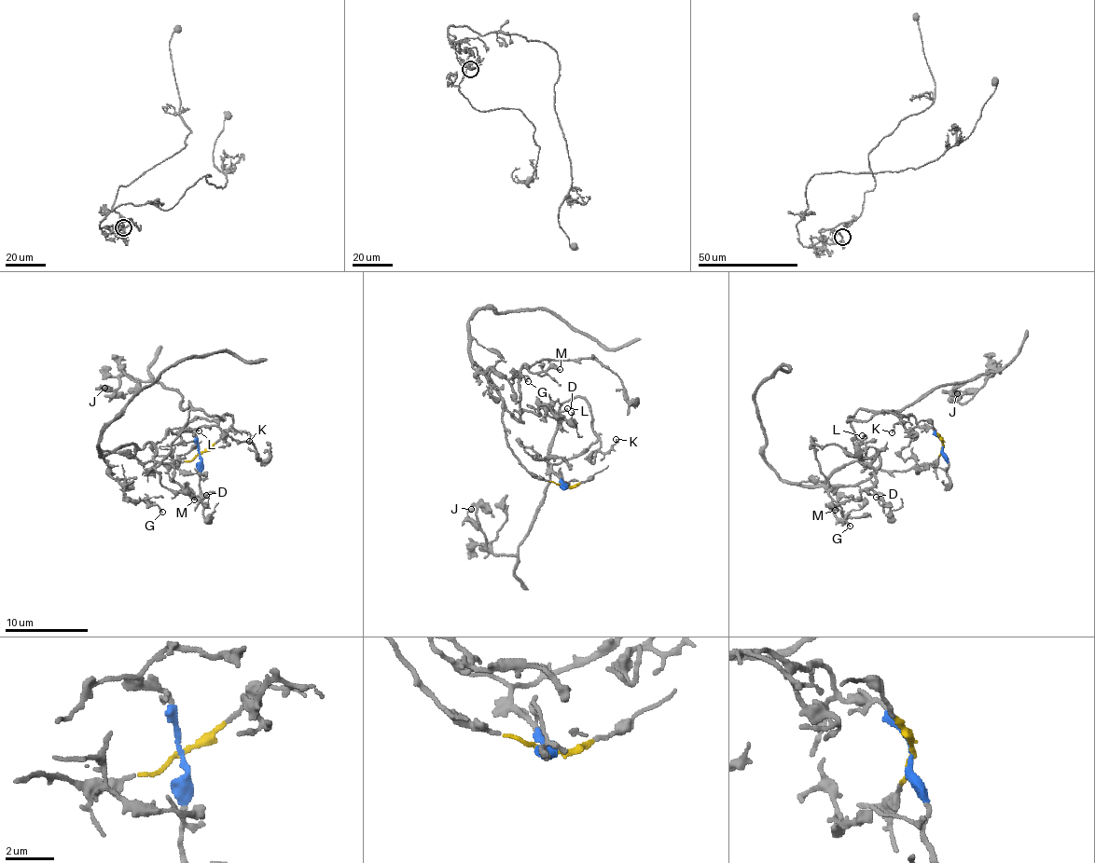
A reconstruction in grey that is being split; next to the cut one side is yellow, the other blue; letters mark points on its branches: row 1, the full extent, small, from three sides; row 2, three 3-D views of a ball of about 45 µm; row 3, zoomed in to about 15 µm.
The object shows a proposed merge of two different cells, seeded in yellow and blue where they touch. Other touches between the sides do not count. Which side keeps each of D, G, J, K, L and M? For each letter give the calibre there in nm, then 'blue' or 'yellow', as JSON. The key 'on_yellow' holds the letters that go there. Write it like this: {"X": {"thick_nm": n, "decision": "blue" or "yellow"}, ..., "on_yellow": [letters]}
{"D": {"thick_nm": 110, "decision": "yellow"}, "G": {"thick_nm": 140, "decision": "yellow"}, "J": {"thick_nm": 200, "decision": "blue"}, "K": {"thick_nm": 130, "decision": "blue"}, "L": {"thick_nm": 150, "decision": "blue"}, "M": {"thick_nm": 170, "decision": "yellow"}, "on_yellow": ["D", "G", "M"]}

